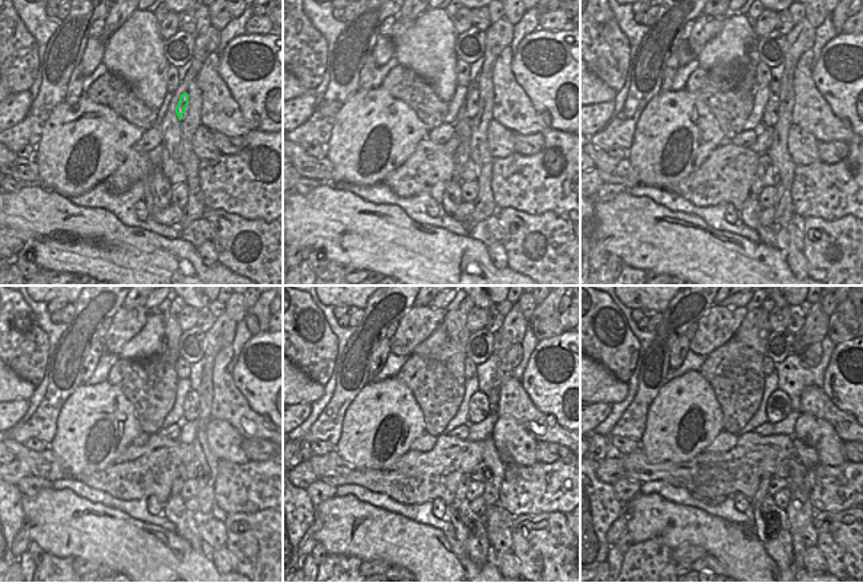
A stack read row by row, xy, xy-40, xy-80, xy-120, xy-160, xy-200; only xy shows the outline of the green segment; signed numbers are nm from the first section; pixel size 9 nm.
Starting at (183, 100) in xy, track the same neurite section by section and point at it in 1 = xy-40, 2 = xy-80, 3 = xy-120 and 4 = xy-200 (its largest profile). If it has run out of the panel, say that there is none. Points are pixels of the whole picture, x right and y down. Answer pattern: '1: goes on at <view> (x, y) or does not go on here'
1: goes on at xy-40 (471, 102)
2: goes on at xy-80 (770, 114)
3: goes on at xy-120 (177, 415)
4: goes on at xy-200 (778, 407)

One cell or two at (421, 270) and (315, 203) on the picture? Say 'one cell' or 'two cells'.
one cell

